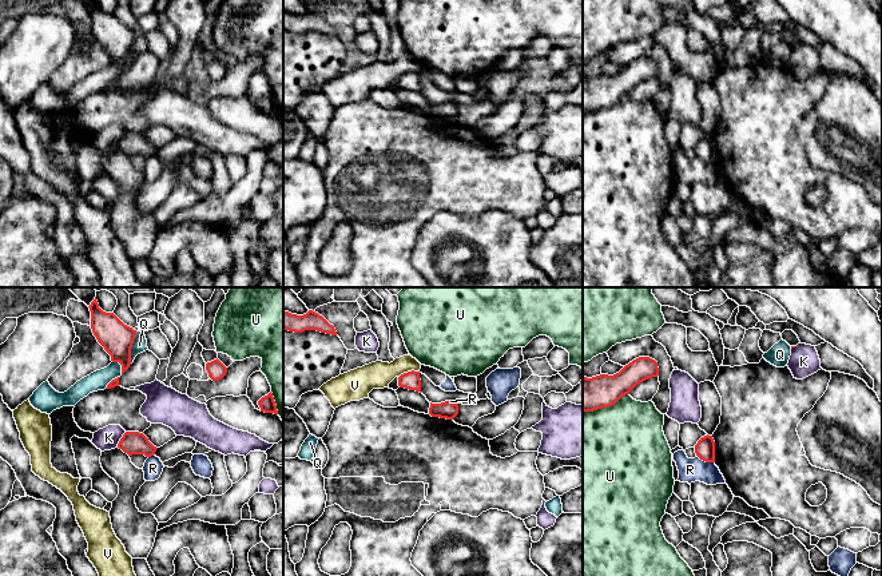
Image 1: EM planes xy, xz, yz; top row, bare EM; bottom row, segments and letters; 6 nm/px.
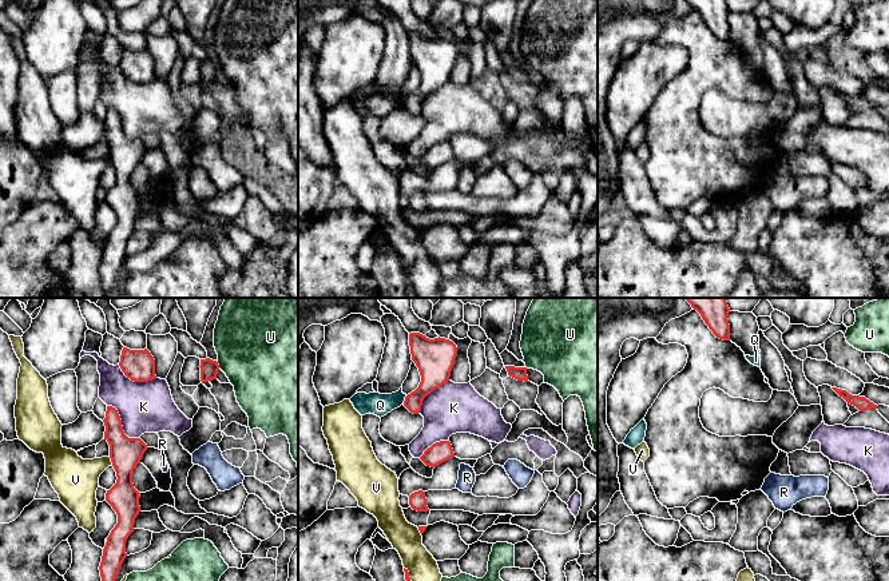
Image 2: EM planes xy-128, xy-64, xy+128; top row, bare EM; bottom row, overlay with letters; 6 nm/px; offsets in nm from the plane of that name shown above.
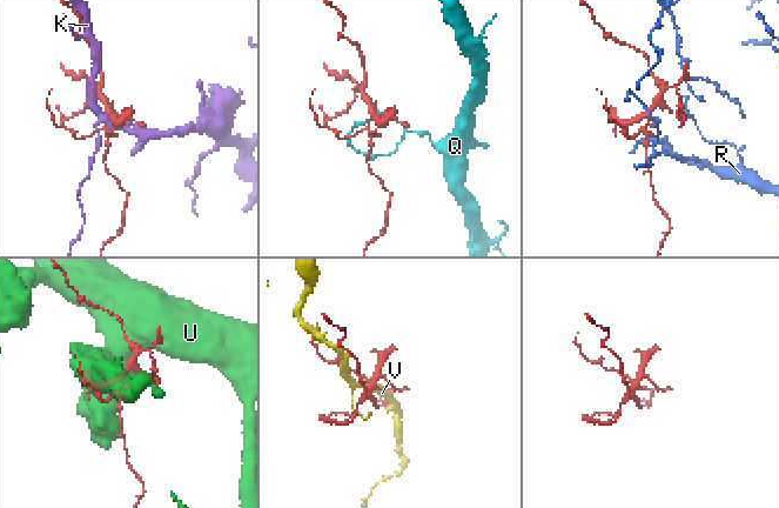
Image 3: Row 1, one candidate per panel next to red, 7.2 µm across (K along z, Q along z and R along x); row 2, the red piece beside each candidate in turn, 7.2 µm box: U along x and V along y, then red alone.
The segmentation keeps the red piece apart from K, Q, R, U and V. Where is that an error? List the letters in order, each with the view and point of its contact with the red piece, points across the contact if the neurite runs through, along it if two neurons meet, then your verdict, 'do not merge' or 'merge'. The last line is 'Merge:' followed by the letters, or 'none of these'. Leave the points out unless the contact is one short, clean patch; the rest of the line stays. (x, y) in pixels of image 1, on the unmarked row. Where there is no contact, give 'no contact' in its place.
K: xy (120, 140) | do not merge
Q: xy (131, 47) | do not merge
R: yz (706, 162) | along yz (696, 155), (706, 162), (714, 163) | do not merge
U: yz (606, 107) | do not merge
V: xz (408, 72) | do not merge
Merge: none of these

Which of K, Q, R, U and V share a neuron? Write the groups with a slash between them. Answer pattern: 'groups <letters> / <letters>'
groups K / Q / R / U / V

